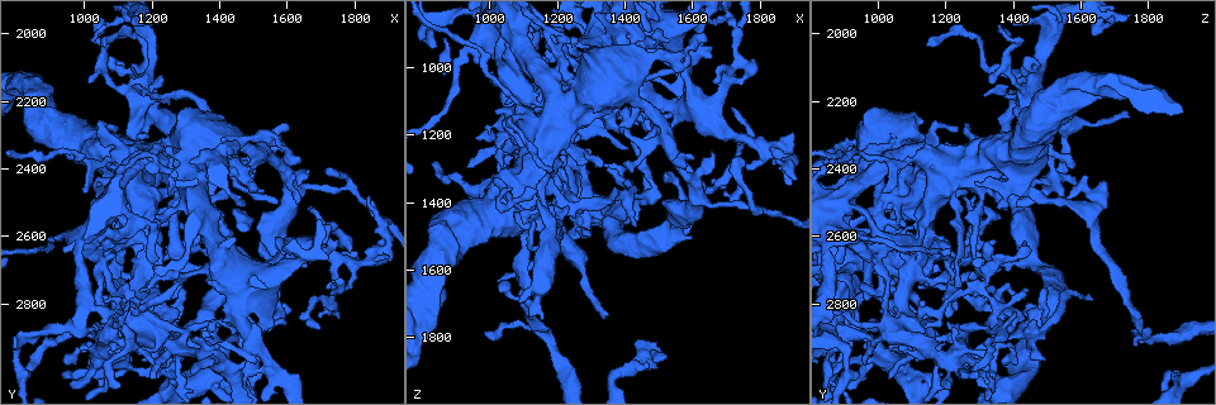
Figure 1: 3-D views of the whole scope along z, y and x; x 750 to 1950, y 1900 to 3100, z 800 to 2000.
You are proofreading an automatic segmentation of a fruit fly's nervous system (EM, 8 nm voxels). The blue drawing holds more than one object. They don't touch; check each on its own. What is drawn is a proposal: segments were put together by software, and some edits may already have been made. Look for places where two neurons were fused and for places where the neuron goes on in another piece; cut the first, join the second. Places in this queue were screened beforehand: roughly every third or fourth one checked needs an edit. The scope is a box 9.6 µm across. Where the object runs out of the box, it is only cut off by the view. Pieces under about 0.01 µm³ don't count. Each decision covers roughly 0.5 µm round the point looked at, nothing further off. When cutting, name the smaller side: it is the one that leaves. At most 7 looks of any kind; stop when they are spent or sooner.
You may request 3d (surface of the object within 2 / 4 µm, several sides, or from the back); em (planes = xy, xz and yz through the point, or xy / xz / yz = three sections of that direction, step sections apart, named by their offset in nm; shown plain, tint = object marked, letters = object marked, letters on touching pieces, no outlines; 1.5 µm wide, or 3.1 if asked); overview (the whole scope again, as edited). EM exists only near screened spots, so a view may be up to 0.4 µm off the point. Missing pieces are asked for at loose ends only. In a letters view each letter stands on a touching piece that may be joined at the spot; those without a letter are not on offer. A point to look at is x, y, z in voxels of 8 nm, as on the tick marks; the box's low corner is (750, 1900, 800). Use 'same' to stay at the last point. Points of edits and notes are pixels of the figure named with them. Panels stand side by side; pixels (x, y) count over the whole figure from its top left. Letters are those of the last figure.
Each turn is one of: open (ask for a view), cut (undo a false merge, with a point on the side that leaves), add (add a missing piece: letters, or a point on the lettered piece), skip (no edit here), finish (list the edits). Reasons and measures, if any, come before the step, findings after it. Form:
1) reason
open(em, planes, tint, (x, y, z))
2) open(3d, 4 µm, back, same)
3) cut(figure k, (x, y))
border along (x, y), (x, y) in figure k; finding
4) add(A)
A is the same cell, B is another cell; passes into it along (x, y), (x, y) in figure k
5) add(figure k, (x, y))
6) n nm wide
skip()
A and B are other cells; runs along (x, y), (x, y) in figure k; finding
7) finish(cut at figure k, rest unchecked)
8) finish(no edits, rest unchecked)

thin neck
open(em, planes, tint, (1580, 2670, 1120))

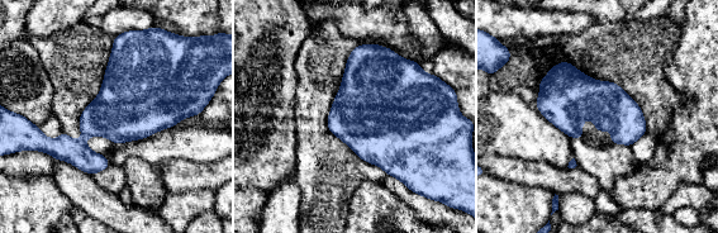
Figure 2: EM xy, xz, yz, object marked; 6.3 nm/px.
what lies round it
open(em, planes, letters, same)

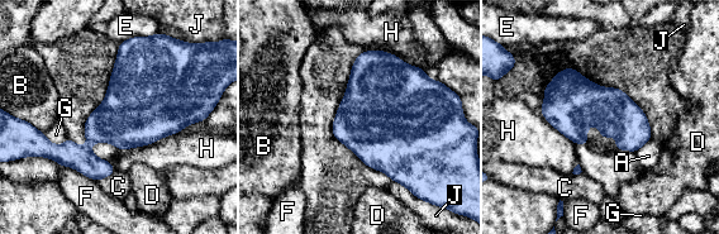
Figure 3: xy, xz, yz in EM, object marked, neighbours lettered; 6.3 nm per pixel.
skip()
A, B, C, D, E, F, G, H and J are other cells; border along (132, 37), (118, 43) in figure 3; all the same neuron

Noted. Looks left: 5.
thick turns thin
open(3d, 4 µm, (1240, 2460, 1250))

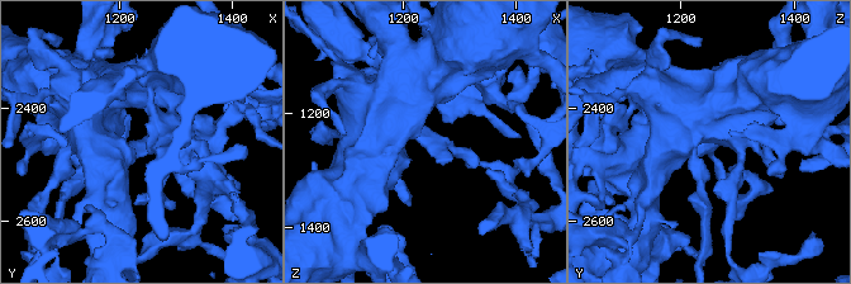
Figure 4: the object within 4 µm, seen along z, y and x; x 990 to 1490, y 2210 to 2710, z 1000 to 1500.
open(em, xy, step 4, tint, (1245, 2470, 1245))

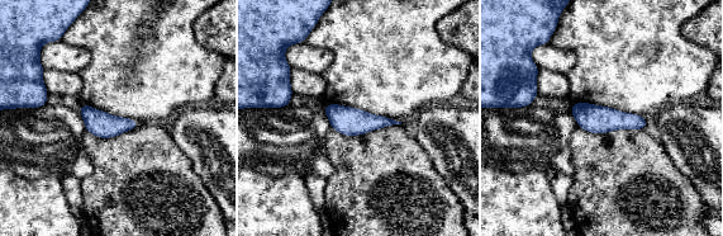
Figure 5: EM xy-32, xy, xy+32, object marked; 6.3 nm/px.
open(em, planes, letters, same)

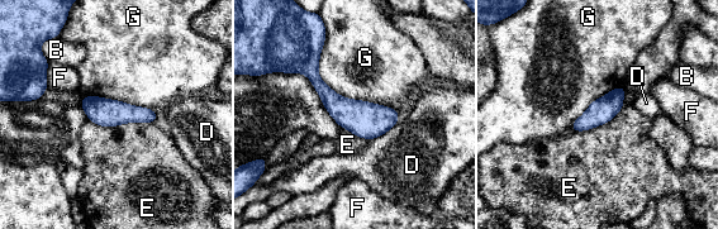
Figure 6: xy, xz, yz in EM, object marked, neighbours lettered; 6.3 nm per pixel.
skip()
B, D, E, F and G are other cells; border along (324, 30), (318, 76), (396, 110) in figure 6; all the same neuron

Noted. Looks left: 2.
thick turns thin
open(3d, 2 µm, back, (930, 2600, 940))

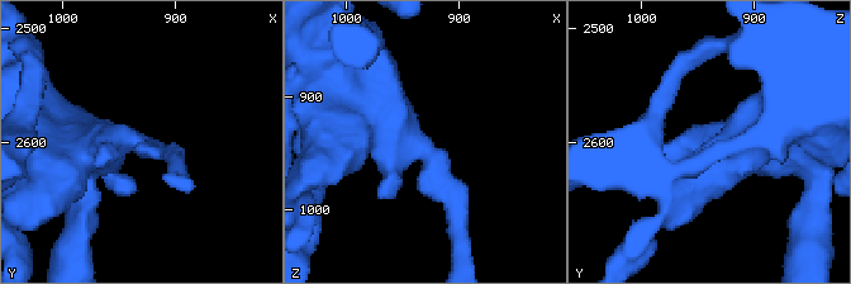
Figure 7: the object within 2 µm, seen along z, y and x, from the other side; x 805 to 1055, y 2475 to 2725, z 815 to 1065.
shape alone is not enough
open(em, planes, letters, (934, 2598, 946))

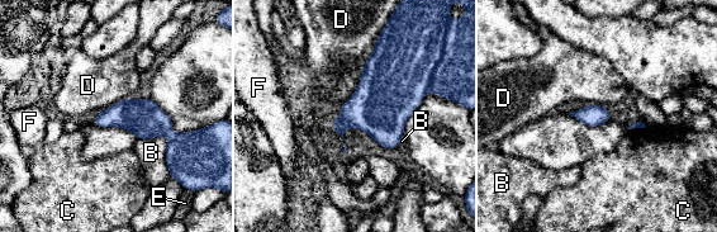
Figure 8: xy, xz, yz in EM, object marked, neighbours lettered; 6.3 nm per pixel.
140 nm wide
skip()
B, C, D, E and F are other cells; border along (127, 96), (98, 113) in figure 8; continuous, no second neuron

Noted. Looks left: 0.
finish(no edits, rest unchecked)

